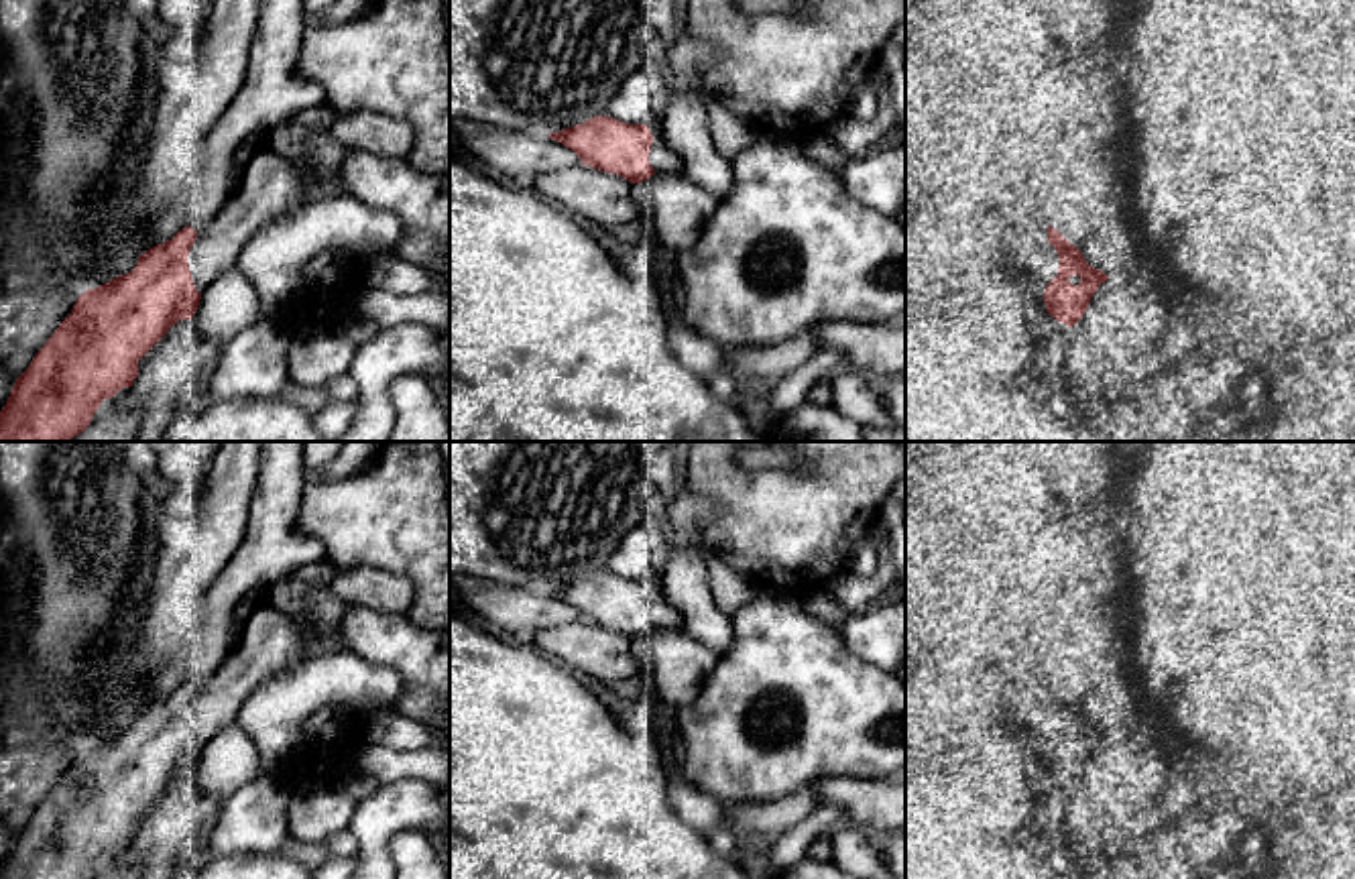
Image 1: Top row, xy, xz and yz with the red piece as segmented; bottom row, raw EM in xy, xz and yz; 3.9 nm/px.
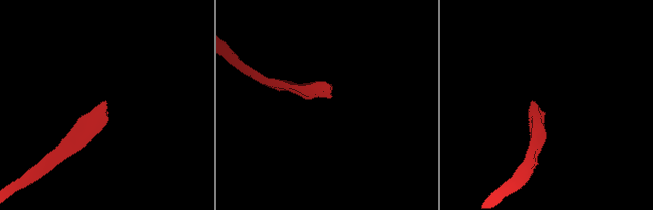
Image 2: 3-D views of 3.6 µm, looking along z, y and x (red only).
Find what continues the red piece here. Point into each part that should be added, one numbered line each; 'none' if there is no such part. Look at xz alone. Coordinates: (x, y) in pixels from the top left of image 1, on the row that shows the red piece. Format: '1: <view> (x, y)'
1: xz (664, 159)

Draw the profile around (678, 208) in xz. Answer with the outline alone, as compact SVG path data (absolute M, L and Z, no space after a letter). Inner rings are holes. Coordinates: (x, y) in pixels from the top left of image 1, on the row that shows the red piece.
M655 173L641 183L633 183L633 193L641 216L653 222L649 240L673 250L686 250L698 242L720 199L682 173Z

